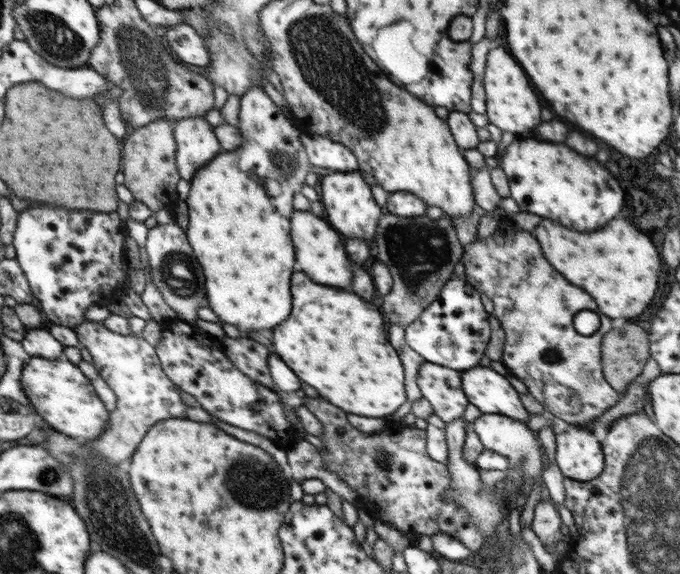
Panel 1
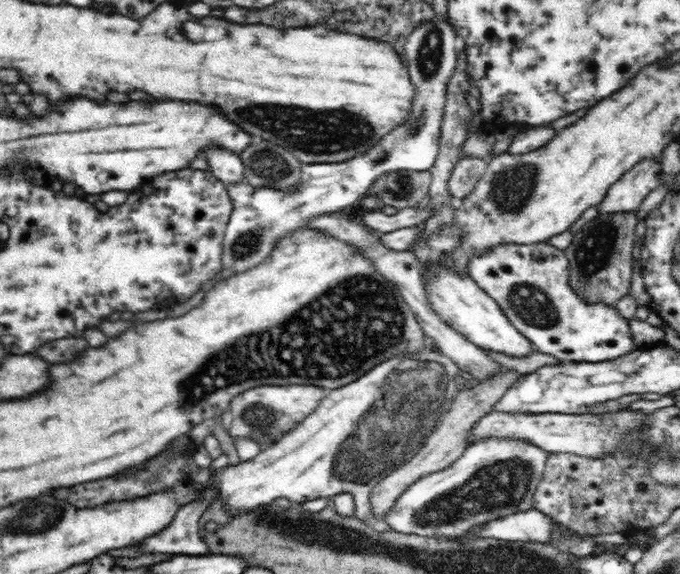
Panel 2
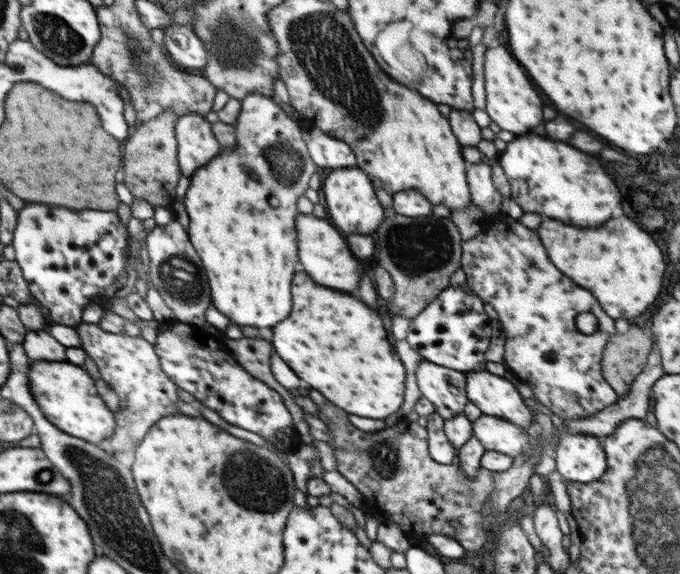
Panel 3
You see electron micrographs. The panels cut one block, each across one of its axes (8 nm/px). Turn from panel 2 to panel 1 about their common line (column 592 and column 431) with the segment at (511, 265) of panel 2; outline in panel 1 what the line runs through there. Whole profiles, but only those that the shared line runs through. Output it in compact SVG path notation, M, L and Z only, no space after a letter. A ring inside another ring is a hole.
M454 274L453 277L442 287L436 300L432 301L424 311L420 313L405 328L404 341L412 350L420 353L426 362L444 365L445 367L466 371L479 366L485 361L484 351L490 340L489 314L484 311L484 305L480 301L480 293L465 279Z

